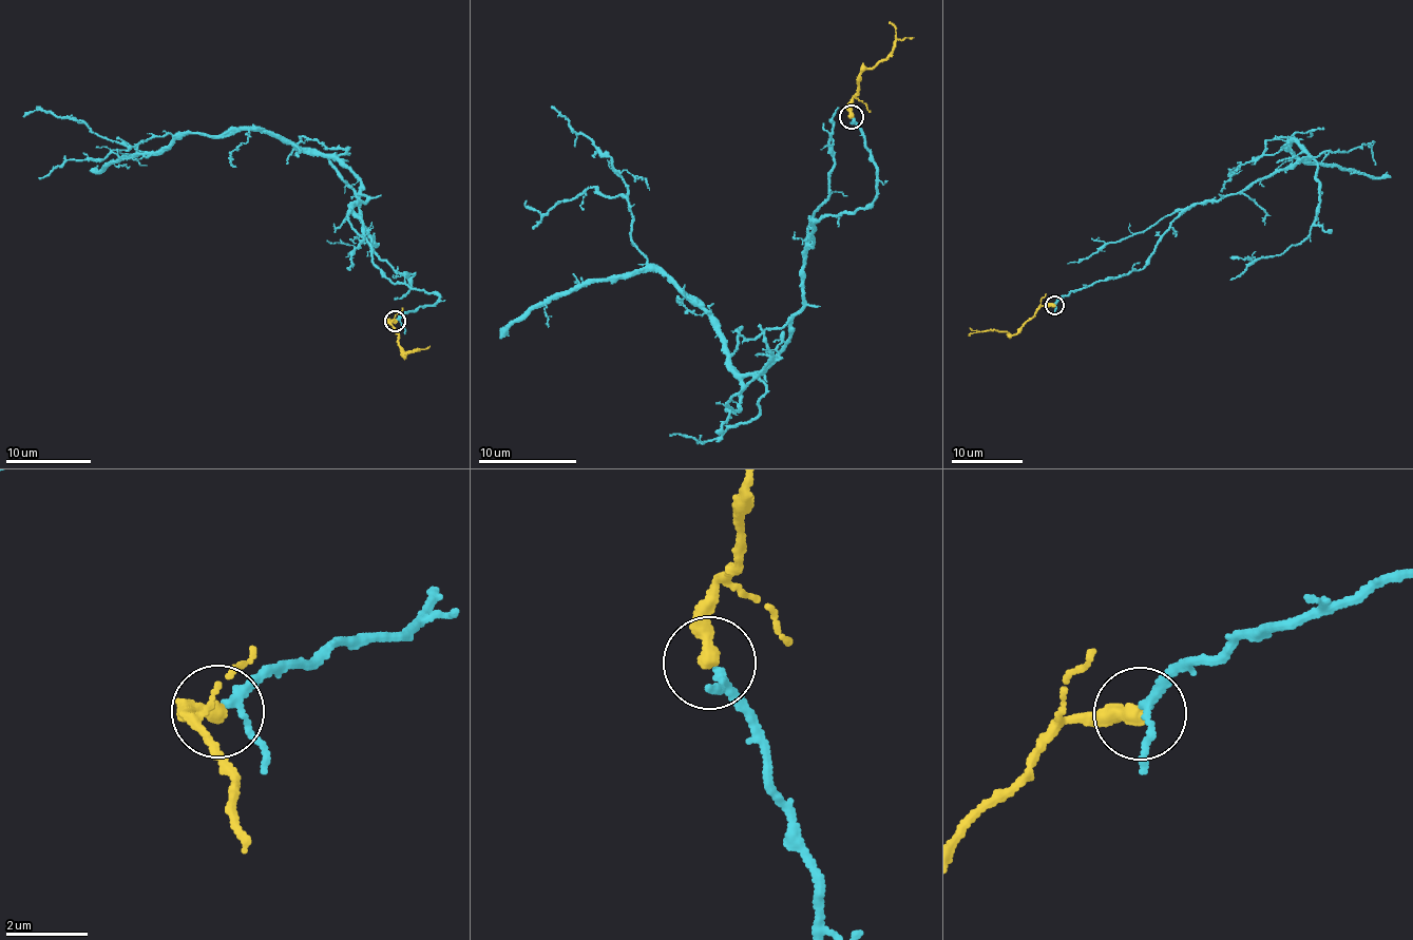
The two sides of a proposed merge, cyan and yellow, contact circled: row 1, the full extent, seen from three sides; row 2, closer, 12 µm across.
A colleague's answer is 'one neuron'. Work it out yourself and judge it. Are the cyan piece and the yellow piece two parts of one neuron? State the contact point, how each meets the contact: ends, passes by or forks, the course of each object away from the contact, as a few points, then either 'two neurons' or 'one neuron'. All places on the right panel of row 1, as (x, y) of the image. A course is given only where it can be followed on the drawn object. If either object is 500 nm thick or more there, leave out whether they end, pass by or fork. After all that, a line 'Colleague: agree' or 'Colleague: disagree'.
place (1054, 305); cyan passes by; yellow ends; course cyan (1054, 303), (1140, 269), (1169, 223), (1198, 203), (1310, 159), (1292, 141), (1253, 160), (1266, 140), (1308, 137); course yellow (1054, 305), (1043, 305), (1015, 333), (989, 329), (969, 336); one neuron
Colleague: agree

